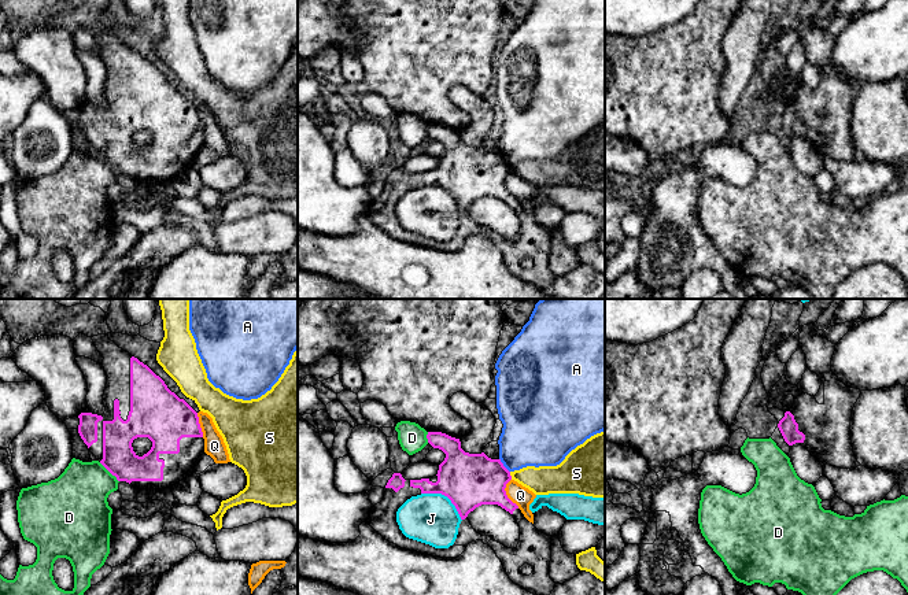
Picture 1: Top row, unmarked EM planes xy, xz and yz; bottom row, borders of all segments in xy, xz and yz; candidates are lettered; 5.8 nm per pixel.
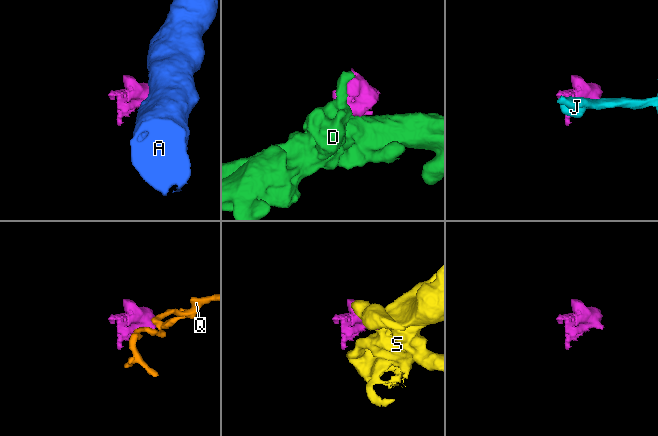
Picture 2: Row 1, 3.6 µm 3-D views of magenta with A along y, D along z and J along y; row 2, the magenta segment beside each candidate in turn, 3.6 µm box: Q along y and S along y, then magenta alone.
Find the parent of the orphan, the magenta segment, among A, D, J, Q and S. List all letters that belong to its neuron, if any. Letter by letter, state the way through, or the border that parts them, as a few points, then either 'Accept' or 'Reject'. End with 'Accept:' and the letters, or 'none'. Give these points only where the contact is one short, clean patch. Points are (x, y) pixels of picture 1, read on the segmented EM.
A: Boundary: xz (499, 458), (509, 472). Reject
D: Reject
J: Reject
Q: Boundary: xz (510, 479), (505, 494), (519, 507). Reject
S: Reject
Accept: none

